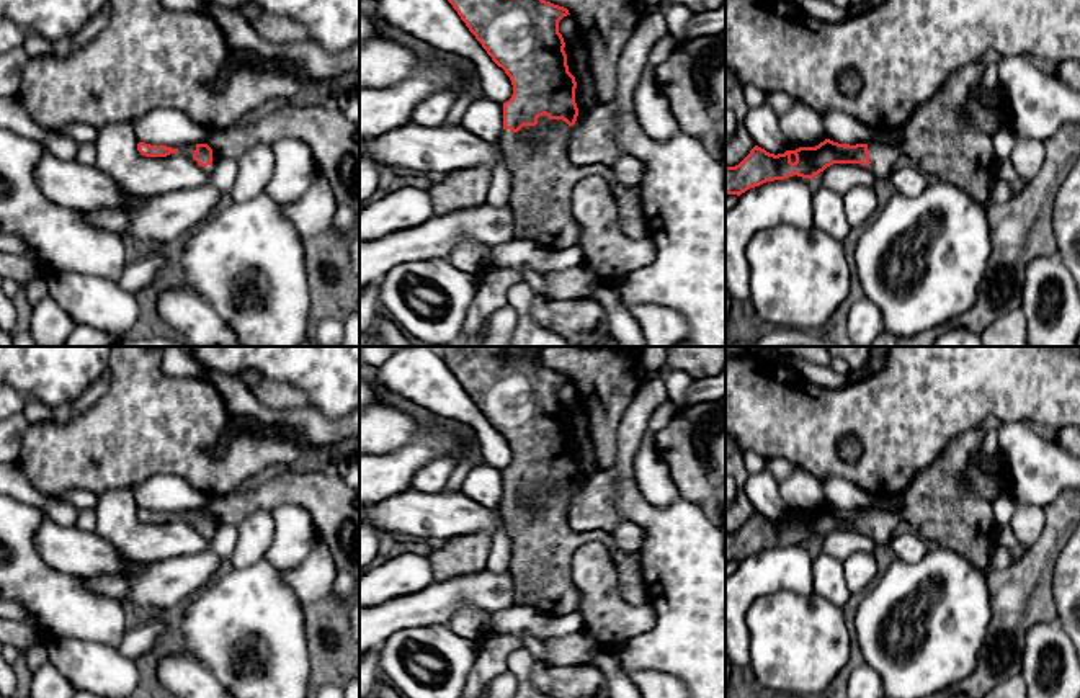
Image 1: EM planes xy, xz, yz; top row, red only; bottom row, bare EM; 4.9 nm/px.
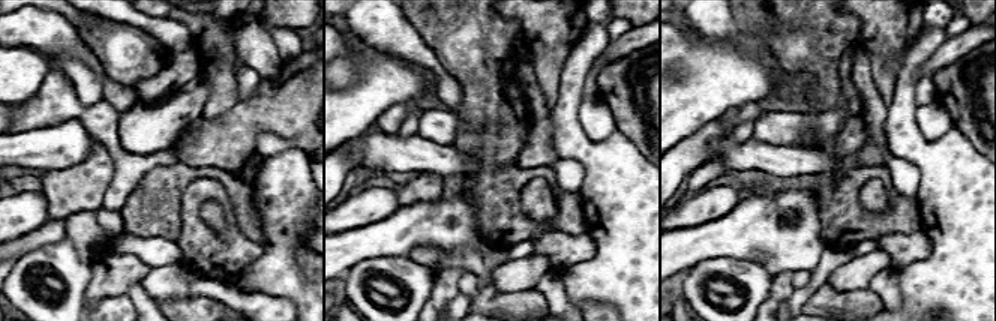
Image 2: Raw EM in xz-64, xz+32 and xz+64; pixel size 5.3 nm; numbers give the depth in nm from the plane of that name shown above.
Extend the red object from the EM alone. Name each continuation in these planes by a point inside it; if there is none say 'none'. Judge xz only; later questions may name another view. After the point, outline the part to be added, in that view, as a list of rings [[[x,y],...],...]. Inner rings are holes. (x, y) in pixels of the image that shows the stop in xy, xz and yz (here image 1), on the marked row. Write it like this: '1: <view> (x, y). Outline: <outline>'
1: xz (543, 177). Outline: [[[547,119],[538,126],[523,126],[518,132],[503,129],[500,147],[511,172],[513,188],[508,206],[513,209],[516,234],[544,247],[560,250],[577,245],[582,229],[572,213],[572,191],[590,175],[603,177],[613,188],[623,217],[624,232],[632,239],[649,239],[639,186],[621,185],[608,163],[572,163],[567,155],[572,126],[562,119]]]

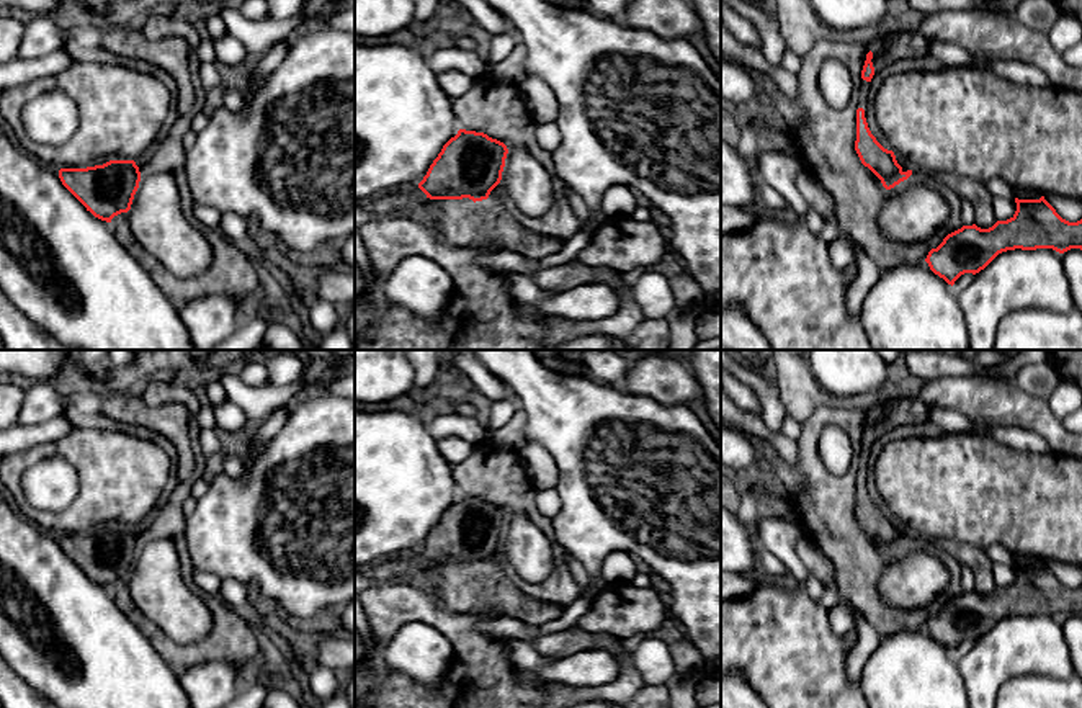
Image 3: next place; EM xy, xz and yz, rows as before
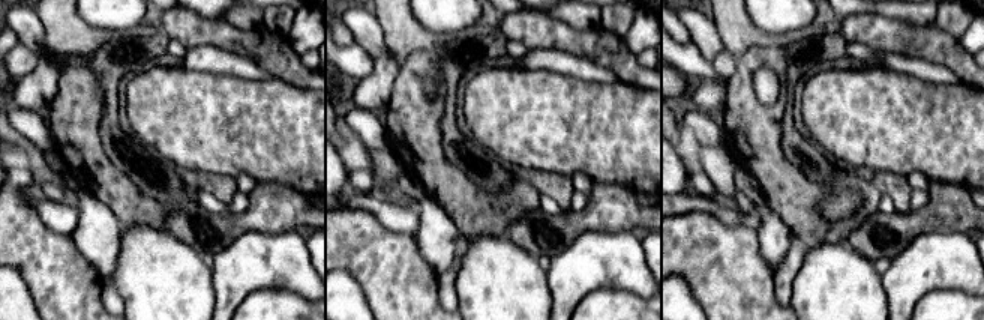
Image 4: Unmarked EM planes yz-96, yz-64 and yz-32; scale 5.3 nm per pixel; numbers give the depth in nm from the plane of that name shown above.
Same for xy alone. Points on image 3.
none

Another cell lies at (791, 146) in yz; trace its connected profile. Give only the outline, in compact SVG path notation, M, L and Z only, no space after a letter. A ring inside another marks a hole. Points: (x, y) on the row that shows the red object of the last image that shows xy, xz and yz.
M789 128L785 129L785 147L781 152L785 152L786 155L798 162L799 172L807 172L806 162L799 149L799 142Z

